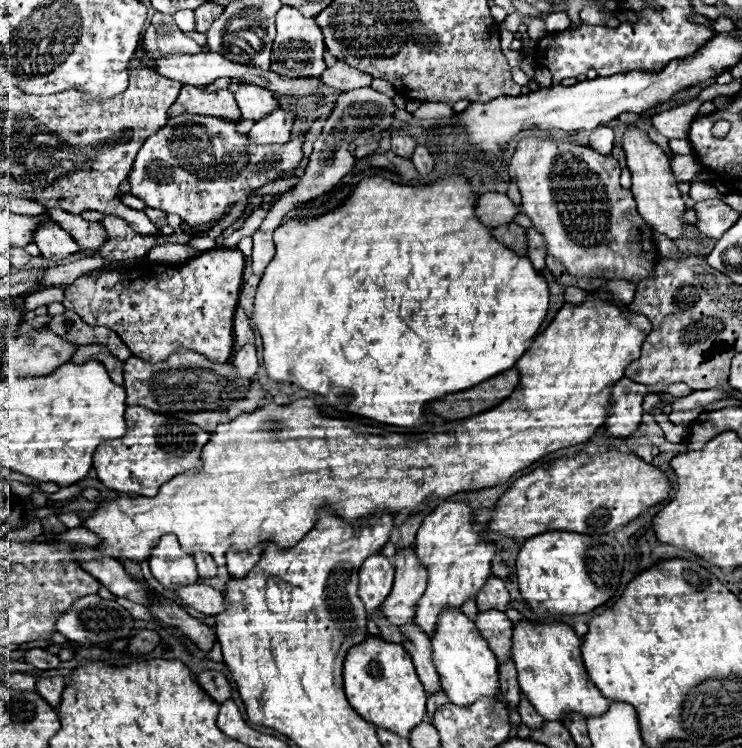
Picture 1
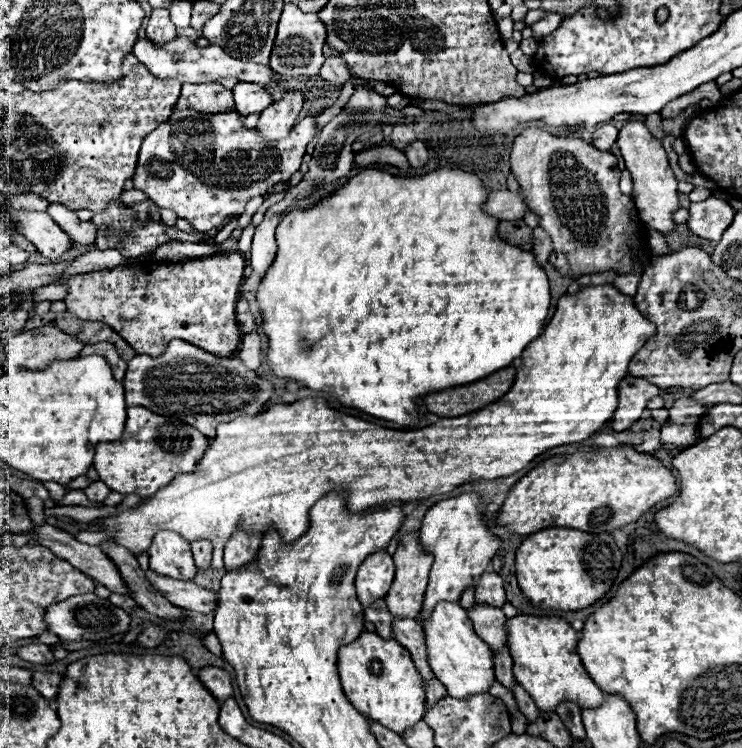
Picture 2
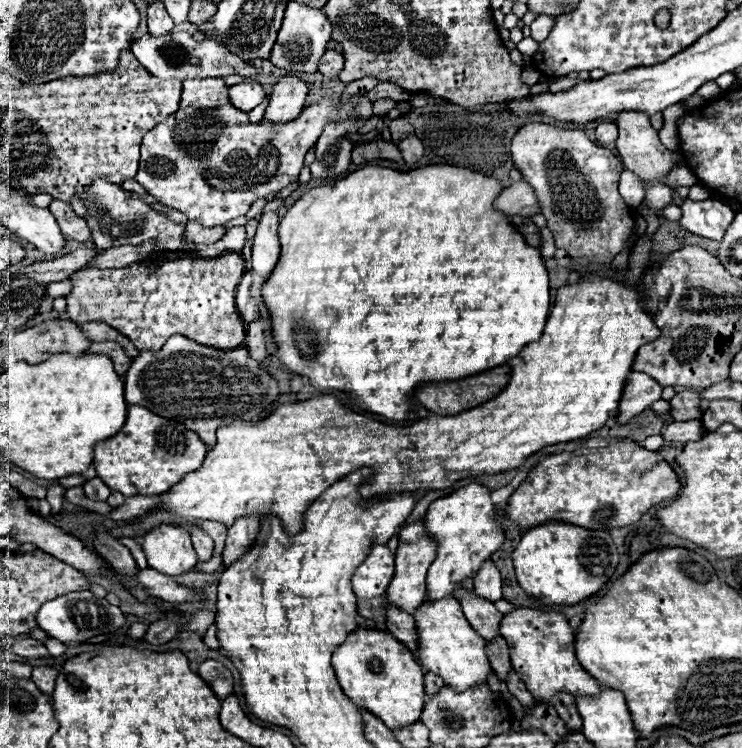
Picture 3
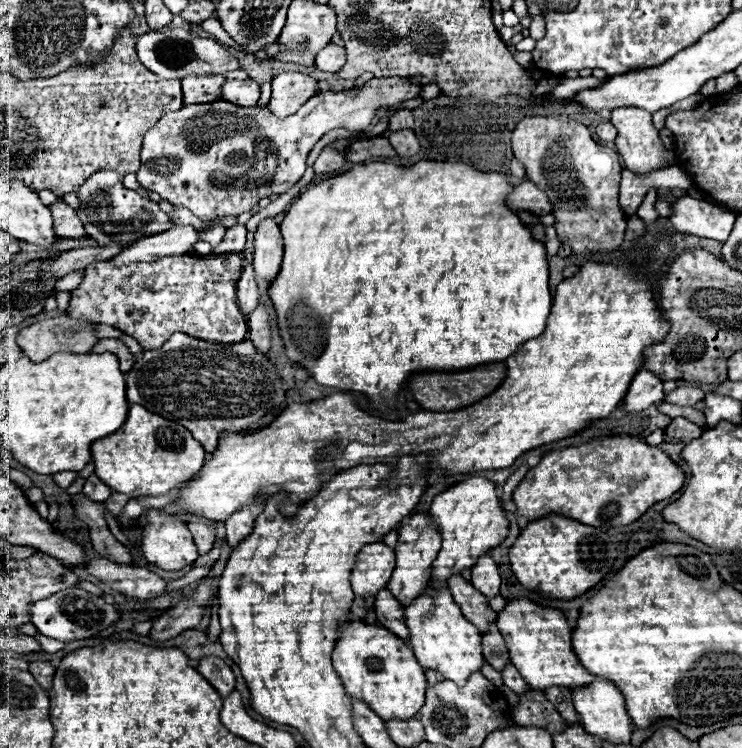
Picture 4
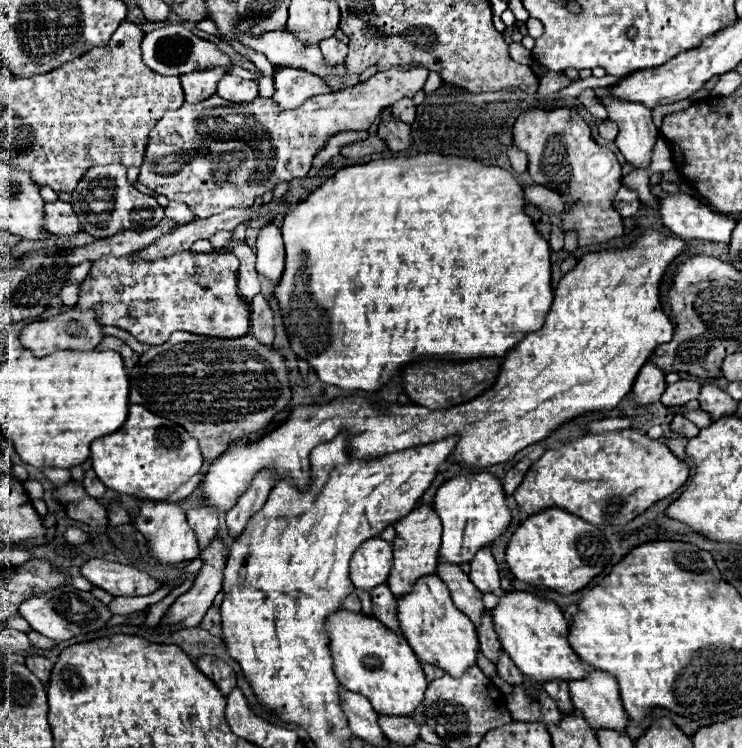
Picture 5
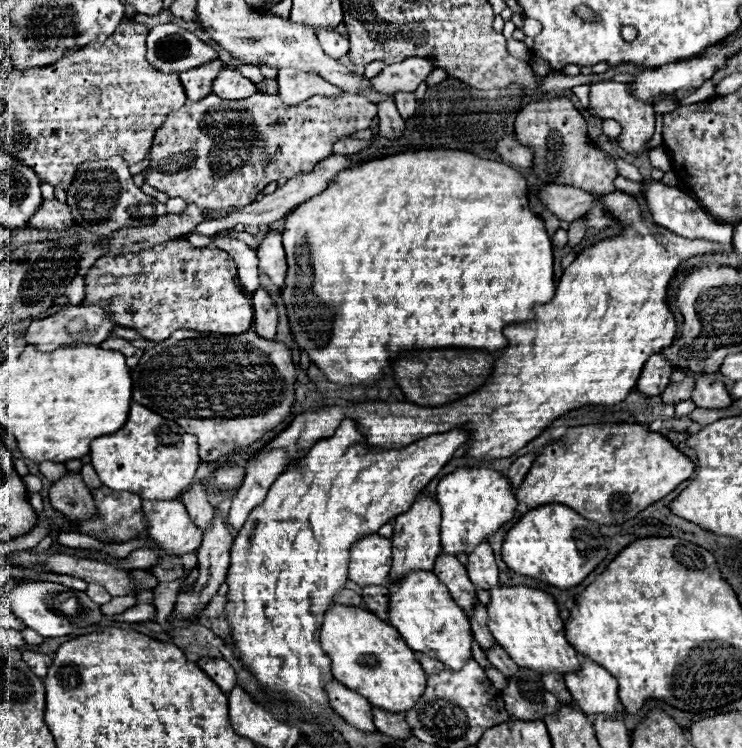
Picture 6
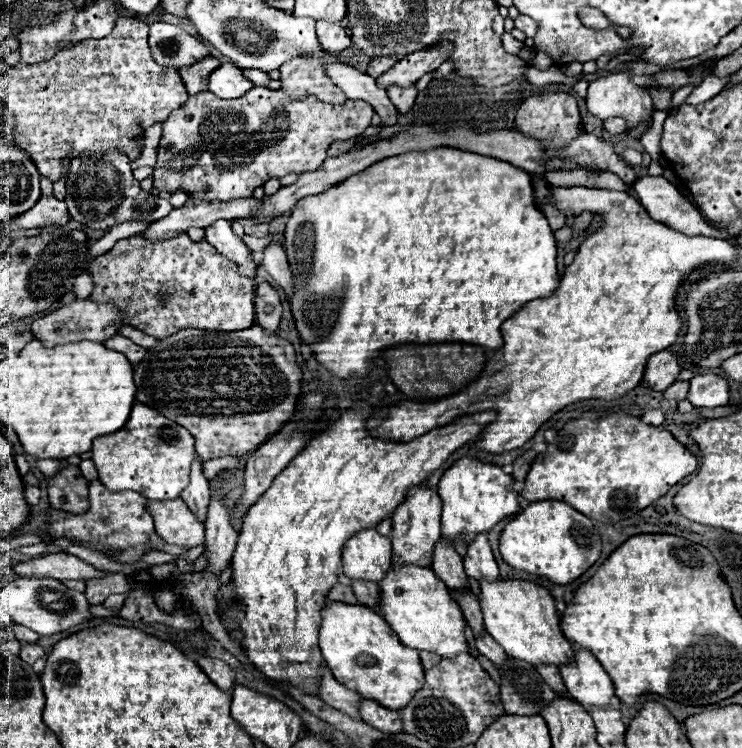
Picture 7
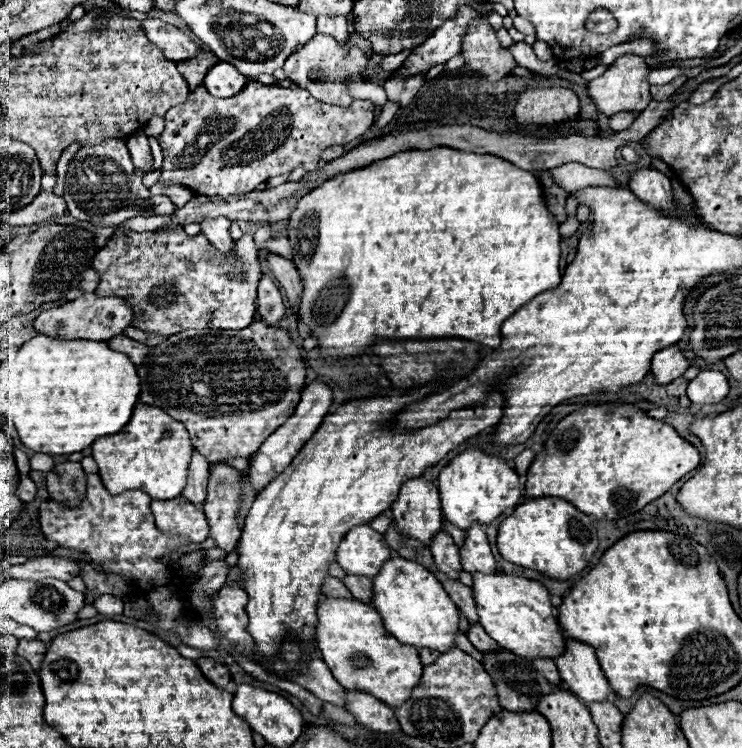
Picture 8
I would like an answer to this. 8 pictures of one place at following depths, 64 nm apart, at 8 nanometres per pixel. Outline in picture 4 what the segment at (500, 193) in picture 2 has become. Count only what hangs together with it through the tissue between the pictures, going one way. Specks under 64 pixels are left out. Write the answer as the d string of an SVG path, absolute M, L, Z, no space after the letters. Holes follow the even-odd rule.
M522 182L514 186L514 190L506 196L506 204L518 212L532 212L538 216L550 214L548 198L544 198L544 194L532 182Z

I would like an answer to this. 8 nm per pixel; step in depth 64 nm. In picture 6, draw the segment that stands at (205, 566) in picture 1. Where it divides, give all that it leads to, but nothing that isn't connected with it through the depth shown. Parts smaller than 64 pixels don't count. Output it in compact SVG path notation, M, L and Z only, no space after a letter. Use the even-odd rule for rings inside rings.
M202 482L194 484L194 488L192 488L188 494L182 496L182 502L186 504L186 510L188 510L190 518L192 518L192 522L194 522L202 532L210 530L216 508L208 502L208 492L206 492L204 484L202 484Z

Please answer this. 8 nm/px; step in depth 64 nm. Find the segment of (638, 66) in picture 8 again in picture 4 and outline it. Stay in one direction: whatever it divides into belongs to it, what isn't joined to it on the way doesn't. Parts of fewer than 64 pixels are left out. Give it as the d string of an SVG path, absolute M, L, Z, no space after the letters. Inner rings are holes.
M616 108L612 112L610 122L618 128L618 138L616 138L616 148L618 154L622 156L624 168L638 172L638 174L650 174L656 168L666 168L676 164L674 152L666 150L664 144L660 142L658 130L652 126L652 114L640 108Z

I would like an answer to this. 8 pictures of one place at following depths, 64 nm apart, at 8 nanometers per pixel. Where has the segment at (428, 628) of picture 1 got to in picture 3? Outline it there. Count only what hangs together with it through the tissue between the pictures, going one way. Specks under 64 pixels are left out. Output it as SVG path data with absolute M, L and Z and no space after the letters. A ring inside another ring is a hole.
M468 484L446 498L434 500L424 516L424 528L426 536L434 538L438 544L436 560L432 562L426 578L428 602L454 596L456 588L466 578L474 578L482 562L486 562L504 542L504 532L500 530L498 518L494 514L490 492L480 484Z

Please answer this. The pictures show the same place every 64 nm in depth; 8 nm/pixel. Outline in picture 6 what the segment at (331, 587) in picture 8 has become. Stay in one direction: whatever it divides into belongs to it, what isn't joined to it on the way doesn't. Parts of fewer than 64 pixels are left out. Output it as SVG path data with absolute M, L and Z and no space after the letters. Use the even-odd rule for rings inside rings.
M342 590L340 596L336 598L336 602L342 604L342 606L360 606L362 598L354 590Z

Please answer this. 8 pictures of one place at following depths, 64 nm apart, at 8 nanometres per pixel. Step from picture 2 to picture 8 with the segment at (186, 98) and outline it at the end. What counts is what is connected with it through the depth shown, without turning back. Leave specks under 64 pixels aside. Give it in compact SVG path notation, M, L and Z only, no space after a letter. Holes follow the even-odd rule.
M200 52L200 56L196 56L196 58L192 58L192 60L186 60L186 62L180 62L180 64L178 64L178 70L180 70L180 74L184 76L184 80L188 82L190 90L196 90L198 86L204 84L206 72L208 72L216 62L220 62L220 60L218 60L214 54L210 54L210 52Z

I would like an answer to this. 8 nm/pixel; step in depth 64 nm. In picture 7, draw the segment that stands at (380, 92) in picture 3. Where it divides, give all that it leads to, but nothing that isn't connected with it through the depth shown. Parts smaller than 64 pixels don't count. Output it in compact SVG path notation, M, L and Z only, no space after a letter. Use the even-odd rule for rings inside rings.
M440 42L434 48L426 48L426 50L410 54L410 56L404 56L388 72L384 72L380 78L376 78L376 84L382 84L384 90L390 88L390 86L410 88L424 74L434 72L446 60L446 56L450 52L452 52L452 44ZM254 86L240 100L222 100L212 92L202 92L190 98L178 110L172 110L162 124L162 138L158 144L158 158L154 164L154 188L164 192L184 192L192 200L202 202L228 202L250 198L256 188L264 186L270 178L282 178L286 174L302 174L320 168L326 160L326 152L334 140L348 140L360 136L371 125L375 111L363 100L346 100L344 104L326 104L316 96L306 100L286 102L282 90L268 90Z

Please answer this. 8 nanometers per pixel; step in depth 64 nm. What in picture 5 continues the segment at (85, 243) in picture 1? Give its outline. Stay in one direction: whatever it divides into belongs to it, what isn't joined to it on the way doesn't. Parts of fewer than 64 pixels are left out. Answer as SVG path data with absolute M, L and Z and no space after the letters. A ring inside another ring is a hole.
M62 200L46 204L46 228L50 234L76 234L82 230L72 206Z

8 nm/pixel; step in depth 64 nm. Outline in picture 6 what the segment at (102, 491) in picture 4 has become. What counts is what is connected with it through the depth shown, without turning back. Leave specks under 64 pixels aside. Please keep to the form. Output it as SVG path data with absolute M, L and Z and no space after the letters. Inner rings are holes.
M86 464L82 468L82 478L84 478L84 482L86 482L86 486L88 486L90 492L94 492L94 490L98 490L102 486L102 482L98 480L98 476L96 476L96 472L94 472L94 468L90 464Z

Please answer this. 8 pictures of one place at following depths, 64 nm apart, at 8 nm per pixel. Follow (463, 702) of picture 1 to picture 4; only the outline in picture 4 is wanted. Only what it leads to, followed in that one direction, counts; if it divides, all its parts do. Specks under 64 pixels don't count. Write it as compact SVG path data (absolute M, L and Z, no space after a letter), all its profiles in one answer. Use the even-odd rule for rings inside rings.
M428 586L424 594L416 598L416 602L404 608L404 612L410 630L410 644L422 668L436 670L444 674L446 680L452 680L460 686L464 686L474 672L482 672L482 666L486 664L482 656L482 634L462 616L448 590L436 592Z

